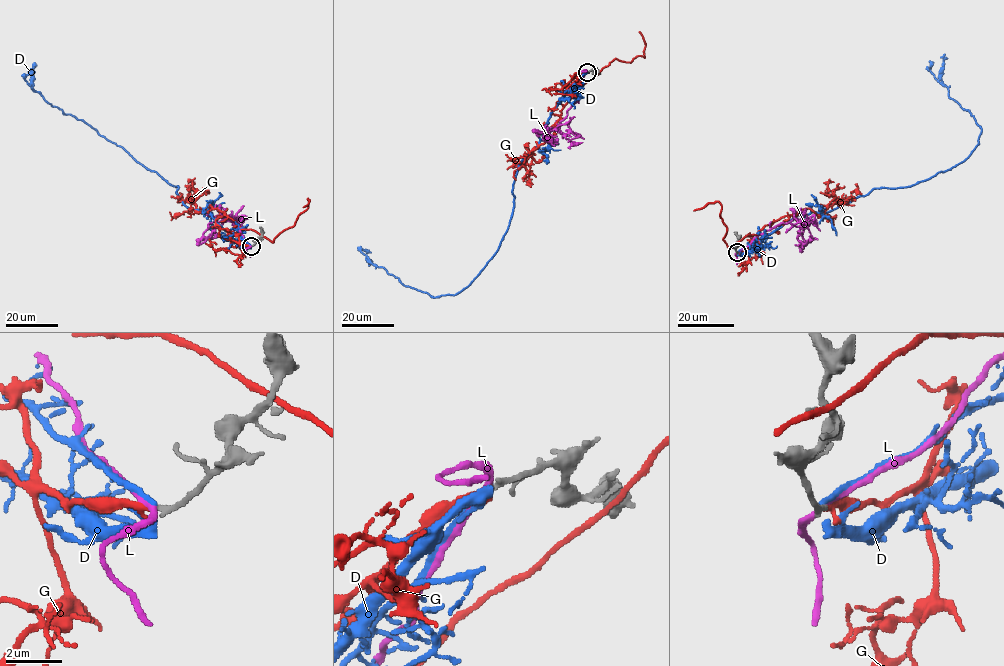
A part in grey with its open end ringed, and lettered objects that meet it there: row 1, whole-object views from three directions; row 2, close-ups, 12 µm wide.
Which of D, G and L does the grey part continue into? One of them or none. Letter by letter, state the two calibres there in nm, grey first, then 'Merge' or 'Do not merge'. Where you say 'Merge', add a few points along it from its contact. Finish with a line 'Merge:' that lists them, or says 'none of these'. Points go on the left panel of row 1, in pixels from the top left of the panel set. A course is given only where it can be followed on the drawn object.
D: Thickness 200 nm (grey) against 180 nm. Do not merge
G: Thickness 200 nm (grey) against 200 nm. Merge. Its course: (250, 245), (216, 223), (224, 212), (243, 229), (273, 242), (294, 225), (308, 208), (308, 199), (303, 207)
L: Thickness 190 nm (grey) against 200 nm. Do not merge
Merge: G

